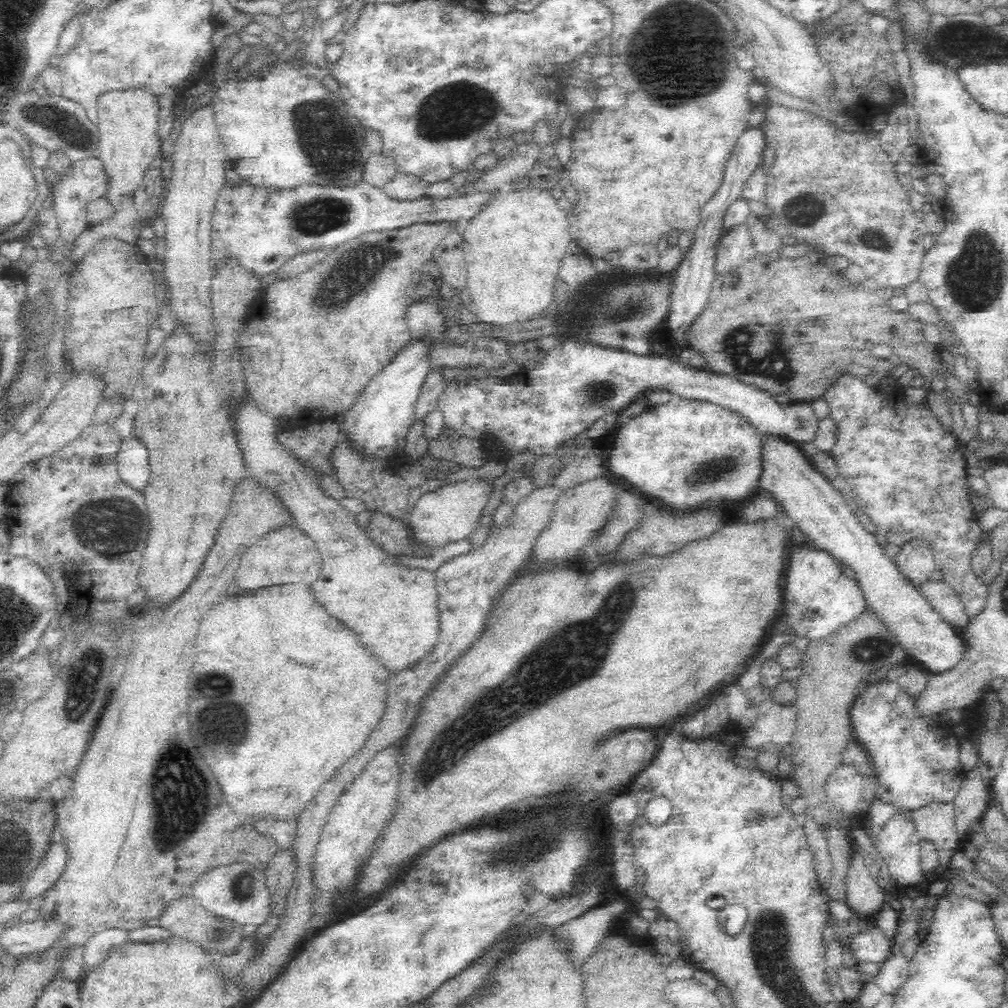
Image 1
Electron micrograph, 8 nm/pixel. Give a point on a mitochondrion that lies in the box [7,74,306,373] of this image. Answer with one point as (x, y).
(73, 131)

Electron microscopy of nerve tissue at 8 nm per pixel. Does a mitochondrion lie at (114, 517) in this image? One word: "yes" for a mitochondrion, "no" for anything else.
yes

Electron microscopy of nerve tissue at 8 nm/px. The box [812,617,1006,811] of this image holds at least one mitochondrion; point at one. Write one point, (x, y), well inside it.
(882, 645)

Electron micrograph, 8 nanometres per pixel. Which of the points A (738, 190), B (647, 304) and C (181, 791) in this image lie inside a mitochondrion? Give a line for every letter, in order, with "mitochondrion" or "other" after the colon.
A: other
B: mitochondrion
C: mitochondrion

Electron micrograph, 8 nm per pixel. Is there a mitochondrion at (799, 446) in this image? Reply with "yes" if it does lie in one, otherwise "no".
no

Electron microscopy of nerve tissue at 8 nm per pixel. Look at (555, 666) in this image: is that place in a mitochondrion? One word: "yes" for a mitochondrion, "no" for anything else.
yes

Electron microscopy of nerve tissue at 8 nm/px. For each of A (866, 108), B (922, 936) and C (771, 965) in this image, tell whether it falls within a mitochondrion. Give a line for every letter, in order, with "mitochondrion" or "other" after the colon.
A: other
B: other
C: mitochondrion

